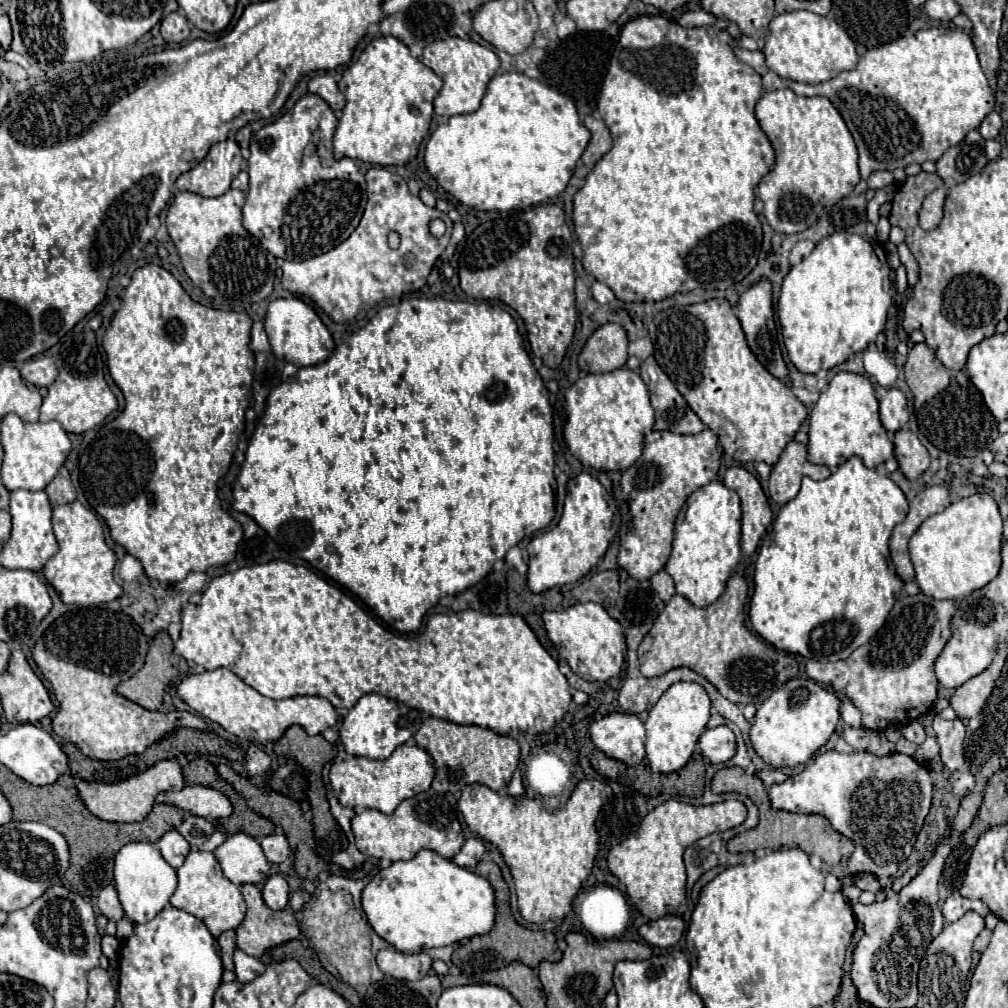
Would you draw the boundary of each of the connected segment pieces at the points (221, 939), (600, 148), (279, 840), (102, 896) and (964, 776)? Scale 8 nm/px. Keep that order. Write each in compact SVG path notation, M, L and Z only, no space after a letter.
M225 931L217 937L219 949L221 949L221 959L223 967L233 971L233 951L235 951L235 931Z
M587 115L587 117L583 117L583 125L591 131L591 141L589 141L581 159L587 167L593 167L611 149L613 141L611 141L607 125L601 119L597 119L593 115Z
M275 833L275 835L267 835L263 837L261 841L261 849L267 857L269 863L281 863L289 857L291 849L289 849L289 843L287 843L287 837L283 833Z
M107 885L101 893L99 893L99 911L109 919L109 921L119 921L123 919L123 907L117 899L117 891L113 885Z
M949 773L947 781L957 797L965 797L975 787L975 775L973 773Z

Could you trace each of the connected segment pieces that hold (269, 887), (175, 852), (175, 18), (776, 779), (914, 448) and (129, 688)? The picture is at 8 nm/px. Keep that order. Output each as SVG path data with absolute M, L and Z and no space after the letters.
M269 875L263 885L263 901L271 909L283 909L289 901L289 885L281 875Z
M167 831L167 833L159 839L159 851L161 851L163 859L165 859L171 867L179 869L179 867L183 865L185 857L189 855L189 843L185 841L185 837L183 837L181 833L177 833L177 831Z
M181 11L169 13L161 21L161 35L167 43L181 43L189 37L189 23Z
M763 769L757 773L757 777L763 781L763 785L769 789L775 783L783 783L787 779L787 775L781 769Z
M901 429L899 433L895 433L895 457L899 461L899 469L909 481L919 479L931 463L927 449L909 429Z
M159 631L155 635L153 643L149 645L143 669L139 669L131 679L119 683L115 689L115 693L119 693L121 697L135 701L149 711L157 711L161 707L165 679L169 683L181 671L181 659L171 651L171 641L163 637L167 637L167 631Z

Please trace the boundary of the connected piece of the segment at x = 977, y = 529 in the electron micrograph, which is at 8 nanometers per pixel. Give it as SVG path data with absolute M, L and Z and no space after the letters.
M975 493L951 503L943 513L923 521L909 541L919 589L933 599L961 599L985 587L1001 567L1003 521L997 503L987 493Z

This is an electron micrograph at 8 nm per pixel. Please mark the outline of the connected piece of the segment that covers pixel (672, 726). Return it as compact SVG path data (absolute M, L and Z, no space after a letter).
M675 683L661 695L661 699L649 711L649 717L645 721L647 729L645 747L647 747L649 767L653 773L665 773L665 775L675 773L689 761L689 757L695 751L697 739L709 721L709 711L711 711L711 701L701 685Z

